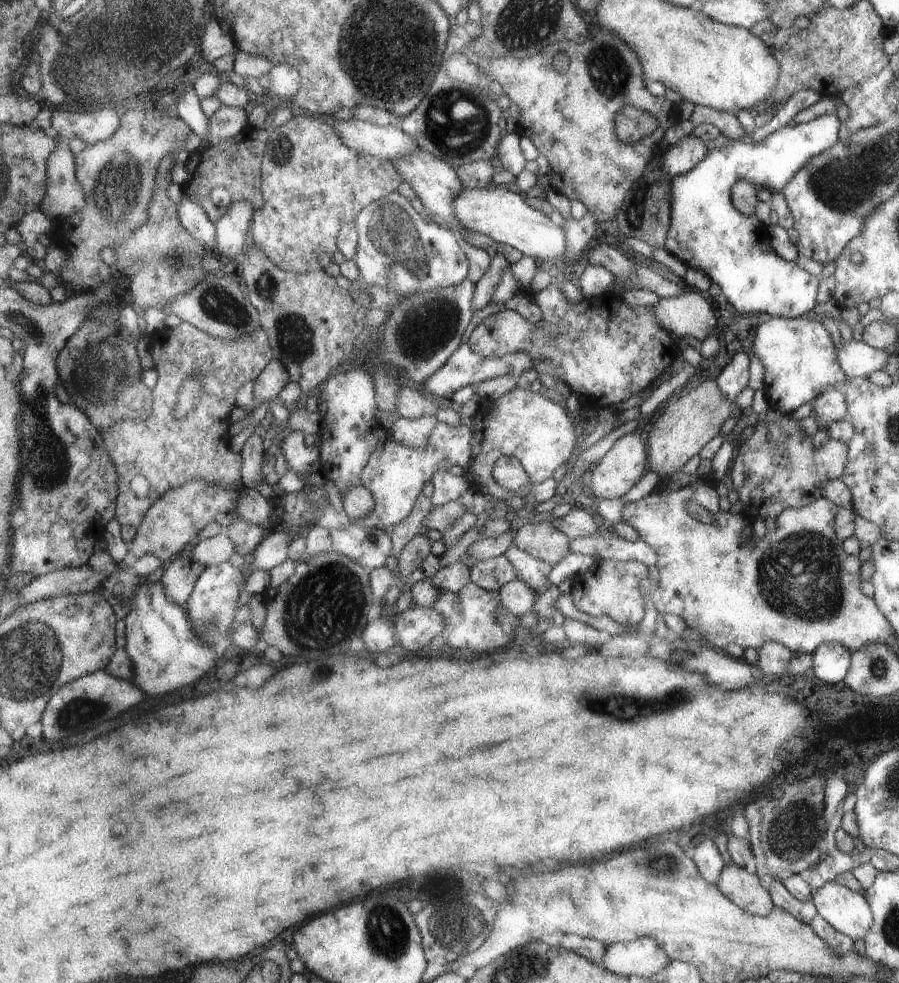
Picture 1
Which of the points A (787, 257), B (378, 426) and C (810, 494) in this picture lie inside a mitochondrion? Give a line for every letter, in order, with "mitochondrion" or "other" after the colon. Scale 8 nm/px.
A: other
B: other
C: other

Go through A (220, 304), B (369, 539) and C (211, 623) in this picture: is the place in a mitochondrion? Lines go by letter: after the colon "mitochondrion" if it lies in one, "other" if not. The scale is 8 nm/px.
A: mitochondrion
B: mitochondrion
C: mitochondrion

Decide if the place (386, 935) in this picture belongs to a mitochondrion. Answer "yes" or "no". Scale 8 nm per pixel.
yes

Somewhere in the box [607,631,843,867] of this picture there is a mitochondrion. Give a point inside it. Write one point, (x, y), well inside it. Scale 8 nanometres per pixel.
(785, 833)

